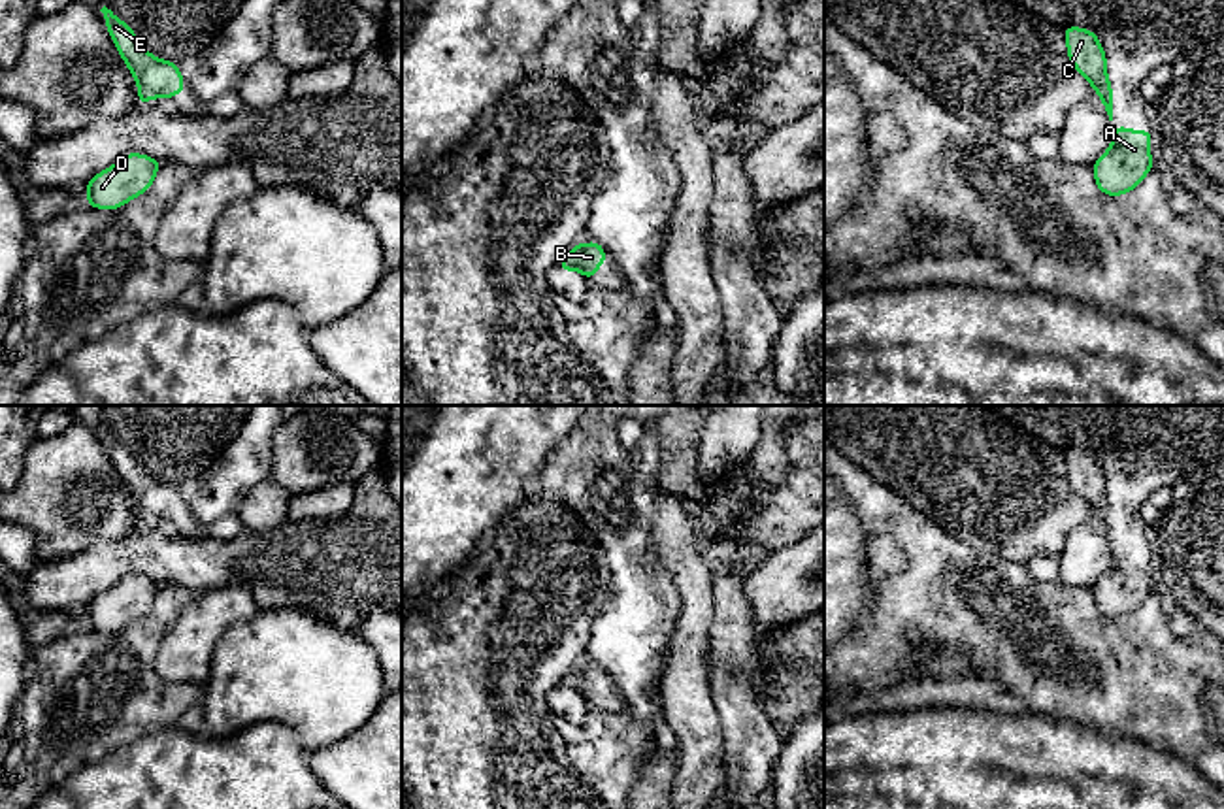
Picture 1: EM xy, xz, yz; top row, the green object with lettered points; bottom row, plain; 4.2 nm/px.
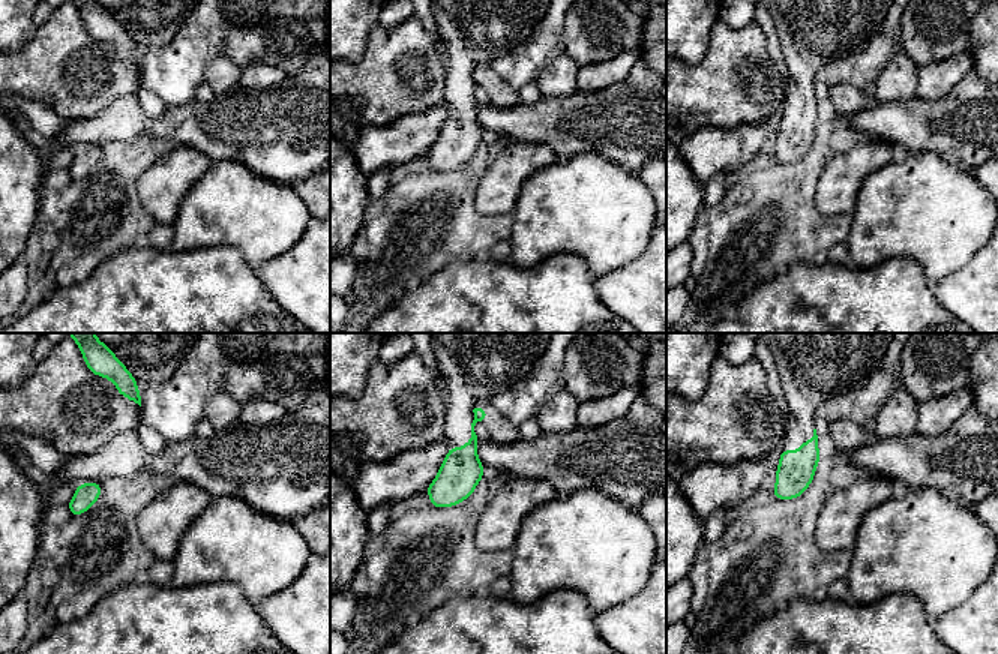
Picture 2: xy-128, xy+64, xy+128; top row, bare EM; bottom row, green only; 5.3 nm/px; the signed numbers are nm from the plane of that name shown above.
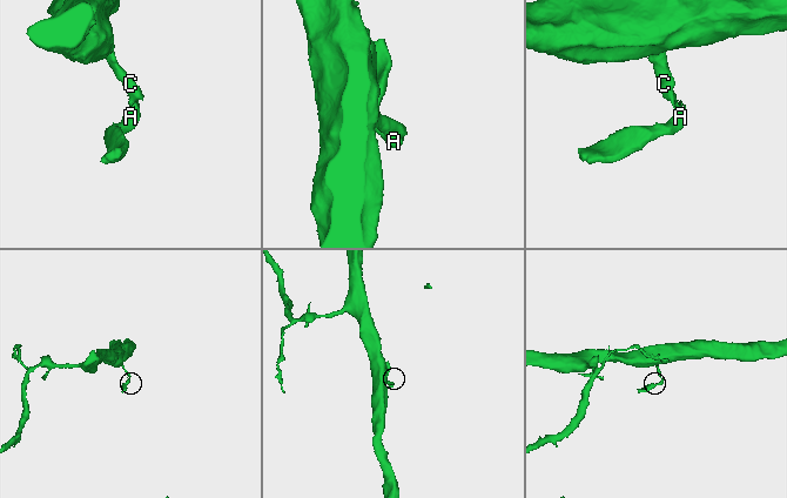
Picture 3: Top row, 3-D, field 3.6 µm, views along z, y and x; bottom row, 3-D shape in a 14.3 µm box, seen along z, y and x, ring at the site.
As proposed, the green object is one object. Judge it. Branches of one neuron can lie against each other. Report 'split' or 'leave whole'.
split

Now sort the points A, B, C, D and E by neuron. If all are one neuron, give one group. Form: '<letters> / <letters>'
A D / B C E

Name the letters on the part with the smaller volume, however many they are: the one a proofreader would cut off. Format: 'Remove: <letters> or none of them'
Remove: A, D

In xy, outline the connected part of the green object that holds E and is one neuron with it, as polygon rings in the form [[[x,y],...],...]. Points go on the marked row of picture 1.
[[[106,6],[100,9],[108,32],[136,79],[136,85],[151,98],[174,98],[183,92],[185,79],[174,60],[162,60],[151,55],[134,34],[134,30],[115,17]]]

